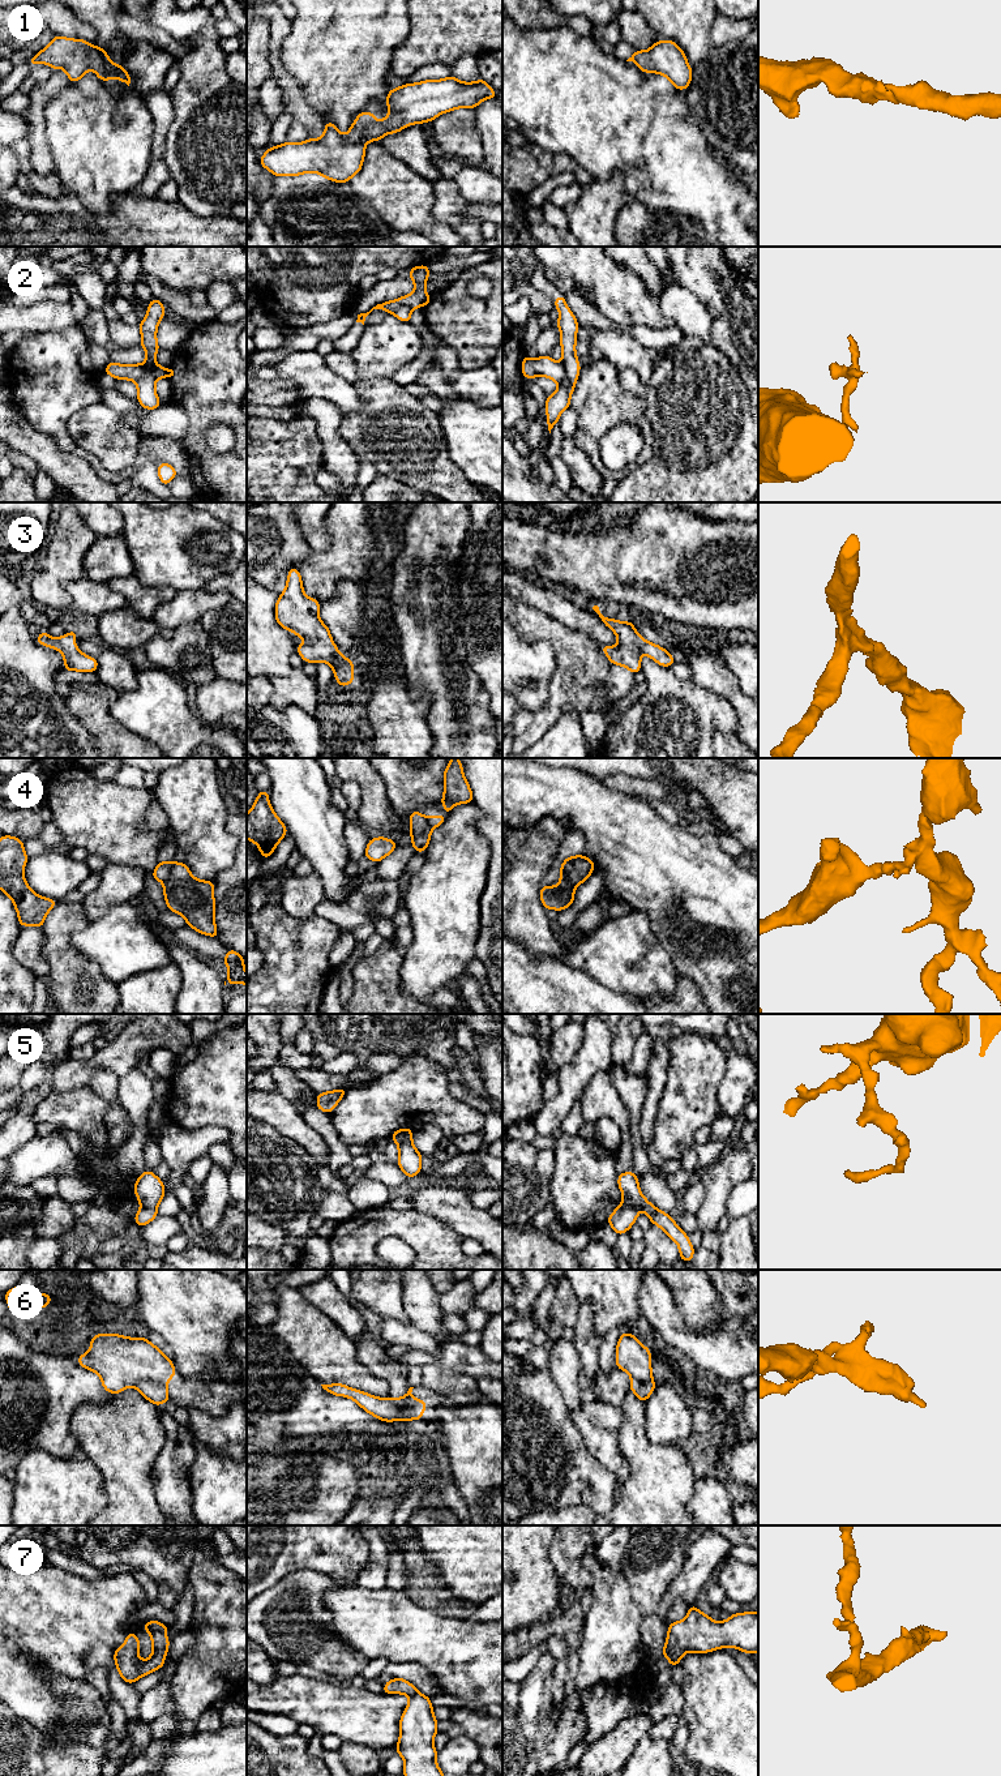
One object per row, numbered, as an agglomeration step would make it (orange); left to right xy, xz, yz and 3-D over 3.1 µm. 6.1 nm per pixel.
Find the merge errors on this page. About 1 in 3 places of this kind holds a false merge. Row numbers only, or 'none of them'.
2, 4, 5, 6

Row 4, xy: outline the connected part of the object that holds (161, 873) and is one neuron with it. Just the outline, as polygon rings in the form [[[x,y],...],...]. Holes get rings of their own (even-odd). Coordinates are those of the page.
[[[161,861],[157,868],[153,870],[153,878],[161,882],[166,882],[170,876],[171,865],[175,861]]]

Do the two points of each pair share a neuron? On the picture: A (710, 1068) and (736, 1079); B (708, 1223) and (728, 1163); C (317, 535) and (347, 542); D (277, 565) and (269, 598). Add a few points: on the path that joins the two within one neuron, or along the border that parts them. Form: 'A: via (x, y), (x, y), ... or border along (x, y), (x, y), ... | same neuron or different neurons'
A: border along (722, 1044), (726, 1070), (718, 1104) | different neurons
B: via (713, 1209), (721, 1177) | same neuron
C: border along (328, 533), (329, 546), (325, 550), (311, 551) | different neurons
D: border along (260, 583), (279, 594) | different neurons

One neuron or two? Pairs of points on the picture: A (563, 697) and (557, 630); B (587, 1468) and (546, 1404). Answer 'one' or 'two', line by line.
A: one
B: one

